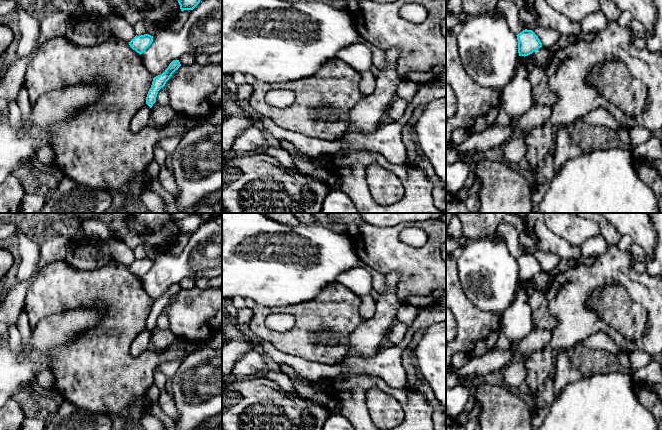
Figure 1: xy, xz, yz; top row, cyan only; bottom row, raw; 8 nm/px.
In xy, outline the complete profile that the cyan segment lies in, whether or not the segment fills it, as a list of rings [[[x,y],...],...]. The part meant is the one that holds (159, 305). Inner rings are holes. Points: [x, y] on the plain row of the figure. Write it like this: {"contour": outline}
{"contour": [[[173,284],[164,297],[153,302],[151,312],[149,313],[146,321],[146,328],[150,332],[152,332],[153,328],[156,326],[158,315],[165,310],[166,306],[180,290],[181,288],[179,284]]]}

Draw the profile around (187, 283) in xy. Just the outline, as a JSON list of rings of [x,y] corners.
[[[184,278],[180,281],[179,286],[181,289],[192,289],[195,287],[196,278]]]

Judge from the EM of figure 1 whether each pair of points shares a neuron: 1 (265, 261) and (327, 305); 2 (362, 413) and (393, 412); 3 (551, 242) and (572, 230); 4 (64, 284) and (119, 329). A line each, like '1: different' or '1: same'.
1: different
2: different
3: different
4: same

